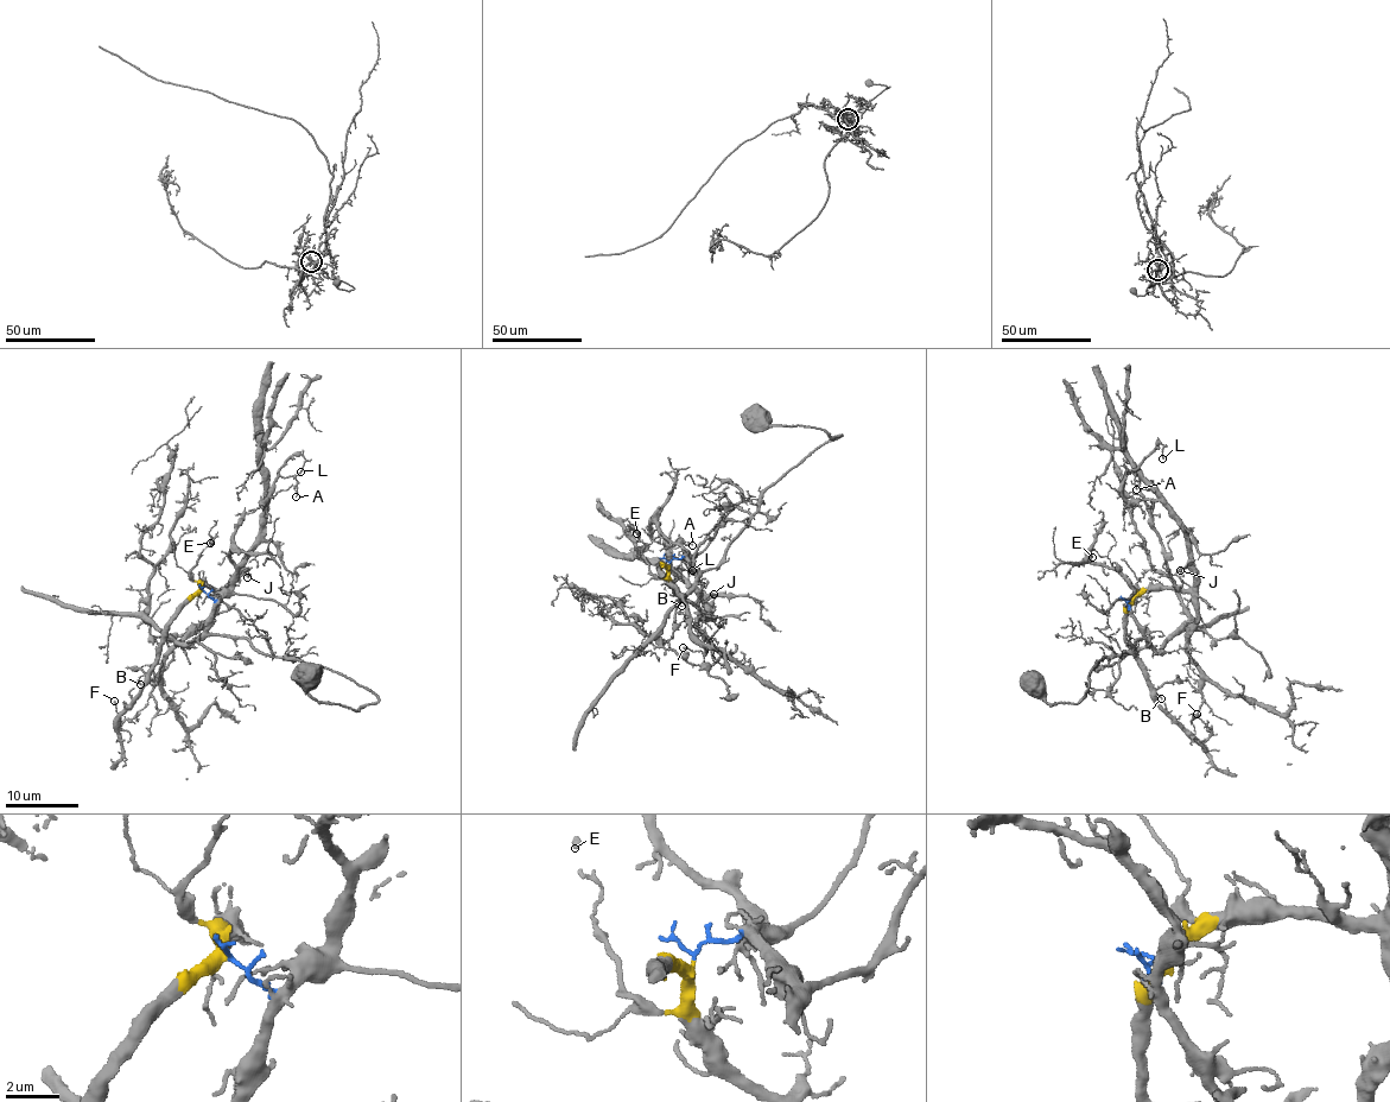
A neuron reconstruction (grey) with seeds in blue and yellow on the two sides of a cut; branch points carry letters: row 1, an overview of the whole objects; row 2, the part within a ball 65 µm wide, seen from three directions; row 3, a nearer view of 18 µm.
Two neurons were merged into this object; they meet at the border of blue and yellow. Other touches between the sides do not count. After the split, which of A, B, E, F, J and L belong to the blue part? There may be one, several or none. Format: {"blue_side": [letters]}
{"blue_side": []}

